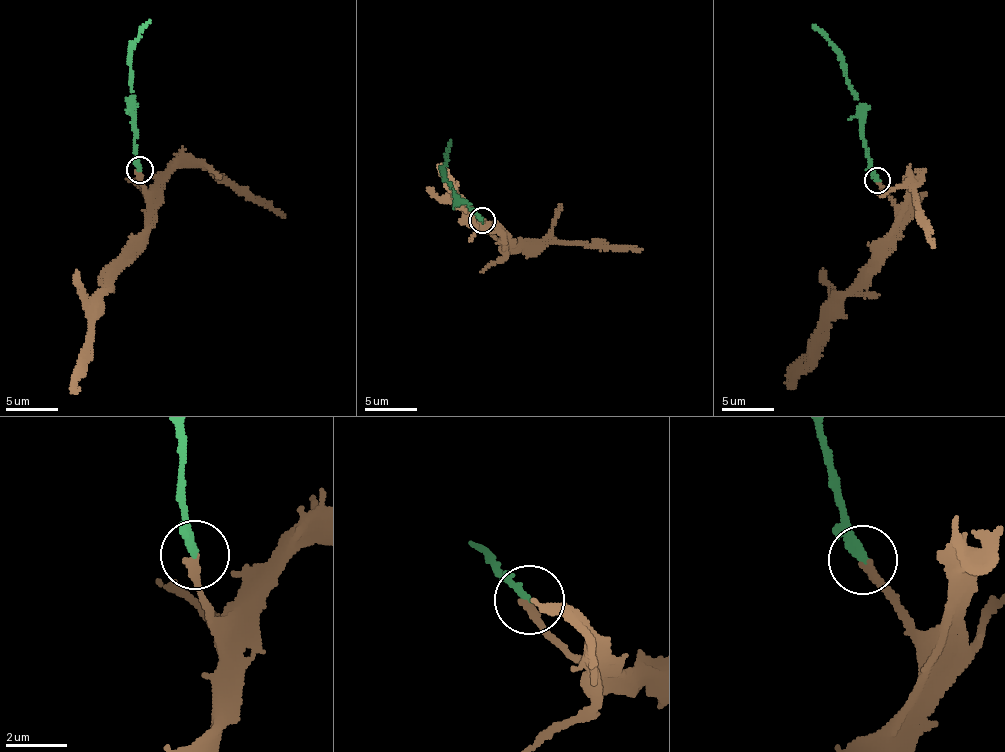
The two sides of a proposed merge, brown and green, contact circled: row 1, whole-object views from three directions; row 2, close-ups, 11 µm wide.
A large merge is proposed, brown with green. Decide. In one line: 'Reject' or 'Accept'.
Accept

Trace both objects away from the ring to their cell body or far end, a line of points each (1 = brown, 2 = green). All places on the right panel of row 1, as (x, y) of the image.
1: (878, 181), (895, 207), (892, 247), (880, 256), (874, 273), (843, 297), (817, 358), (788, 388)
2: (878, 181), (863, 138), (863, 107), (846, 78), (844, 57), (813, 25)

